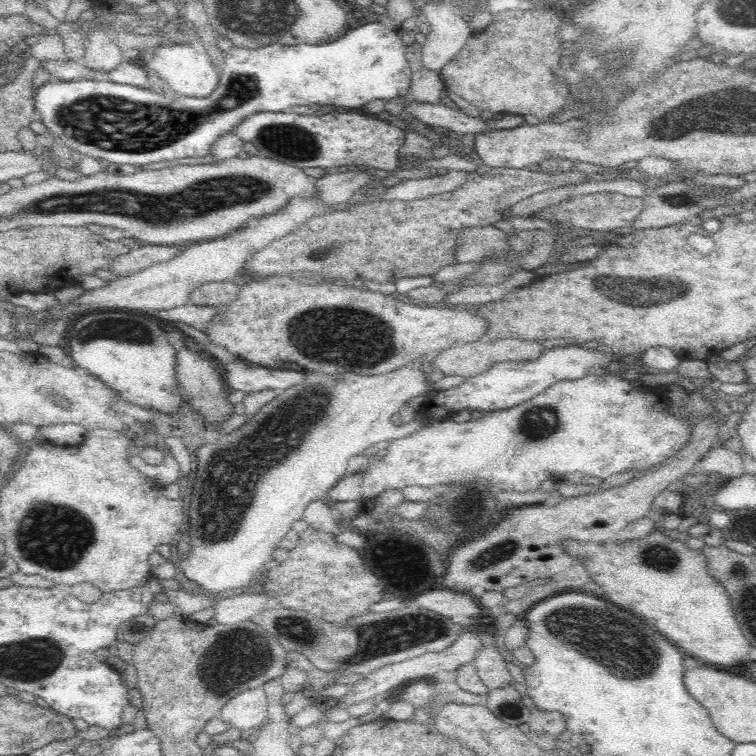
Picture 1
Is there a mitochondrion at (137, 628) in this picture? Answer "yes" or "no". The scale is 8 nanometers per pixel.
no

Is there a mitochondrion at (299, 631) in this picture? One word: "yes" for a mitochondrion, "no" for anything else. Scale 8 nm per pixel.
yes

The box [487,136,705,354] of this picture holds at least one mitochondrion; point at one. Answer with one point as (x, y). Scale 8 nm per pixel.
(638, 293)

